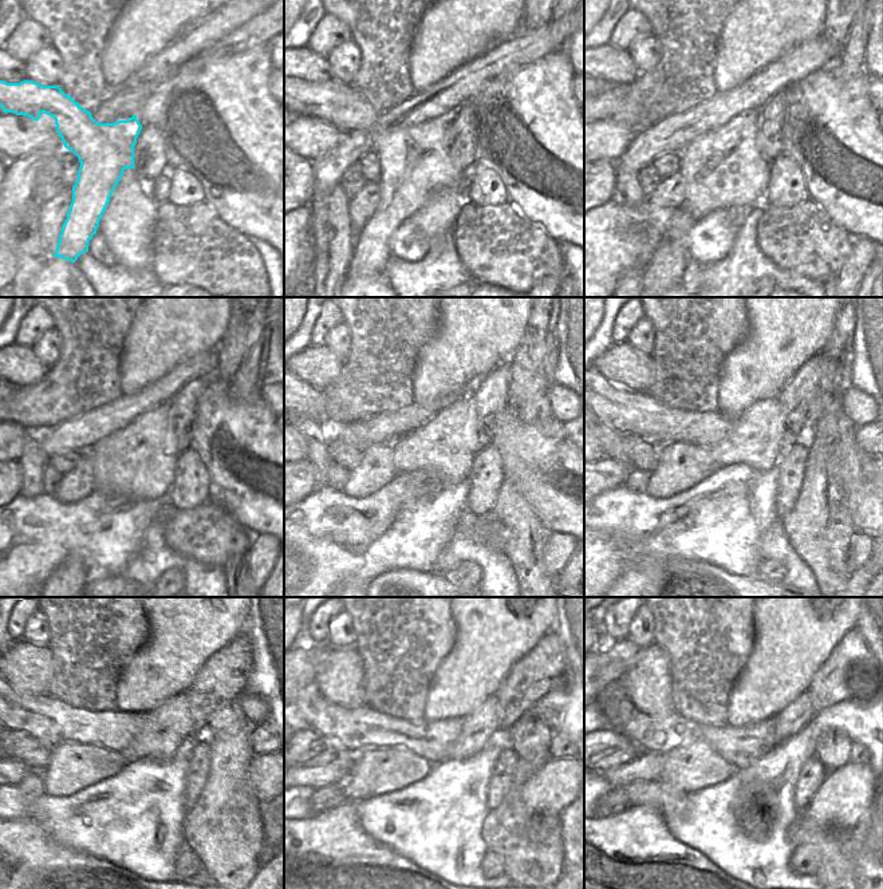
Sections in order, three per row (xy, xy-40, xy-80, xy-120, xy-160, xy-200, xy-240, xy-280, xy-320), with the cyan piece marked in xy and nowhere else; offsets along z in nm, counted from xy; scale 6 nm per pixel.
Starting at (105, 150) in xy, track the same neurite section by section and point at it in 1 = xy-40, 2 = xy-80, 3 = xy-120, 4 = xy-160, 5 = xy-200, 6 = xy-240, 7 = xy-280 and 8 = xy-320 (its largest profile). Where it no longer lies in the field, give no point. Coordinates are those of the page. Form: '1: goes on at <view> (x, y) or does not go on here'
1: goes on at xy-40 (414, 162)
2: goes on at xy-80 (722, 168)
3: goes on at xy-120 (137, 461)
4: goes on at xy-160 (446, 446)
5: goes on at xy-200 (756, 438)
6: goes on at xy-240 (169, 730)
7: goes on at xy-280 (476, 729)
8: goes on at xy-320 (797, 714)

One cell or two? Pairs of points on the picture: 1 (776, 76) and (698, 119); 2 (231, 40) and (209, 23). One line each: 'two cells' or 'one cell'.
1: one cell
2: two cells

